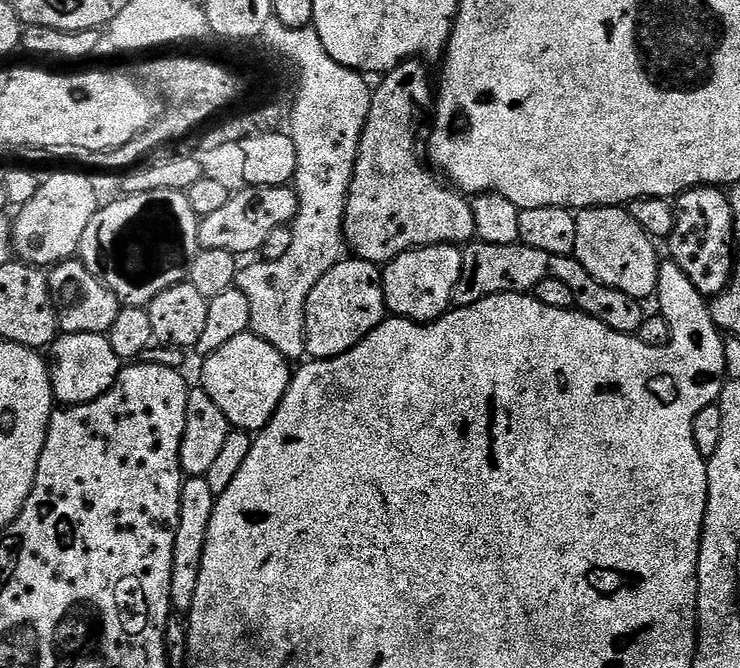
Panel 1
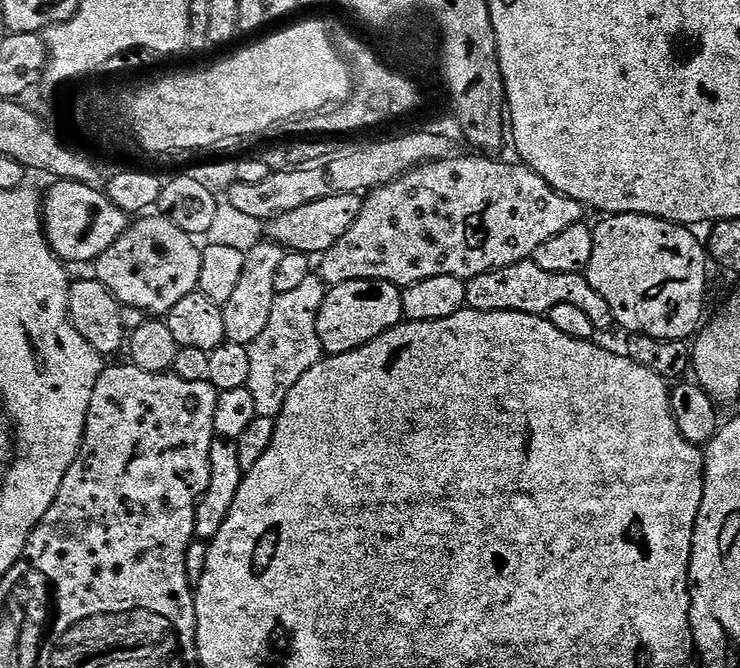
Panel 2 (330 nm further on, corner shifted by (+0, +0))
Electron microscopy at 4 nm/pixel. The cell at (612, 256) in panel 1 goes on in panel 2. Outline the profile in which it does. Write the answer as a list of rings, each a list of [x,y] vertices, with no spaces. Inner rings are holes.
[[[633,212],[608,214],[600,218],[597,224],[594,224],[592,228],[594,254],[590,254],[590,262],[586,269],[586,275],[590,286],[594,286],[594,290],[598,290],[598,294],[602,294],[602,298],[606,298],[606,302],[610,302],[610,310],[614,314],[616,323],[621,329],[625,328],[625,333],[637,336],[649,336],[650,338],[662,338],[663,340],[691,341],[700,332],[702,321],[705,319],[704,299],[708,296],[708,264],[710,265],[710,257],[702,240],[699,240],[692,232],[695,231],[691,227],[682,224],[671,224],[669,220],[661,220],[658,216],[639,216]]]

